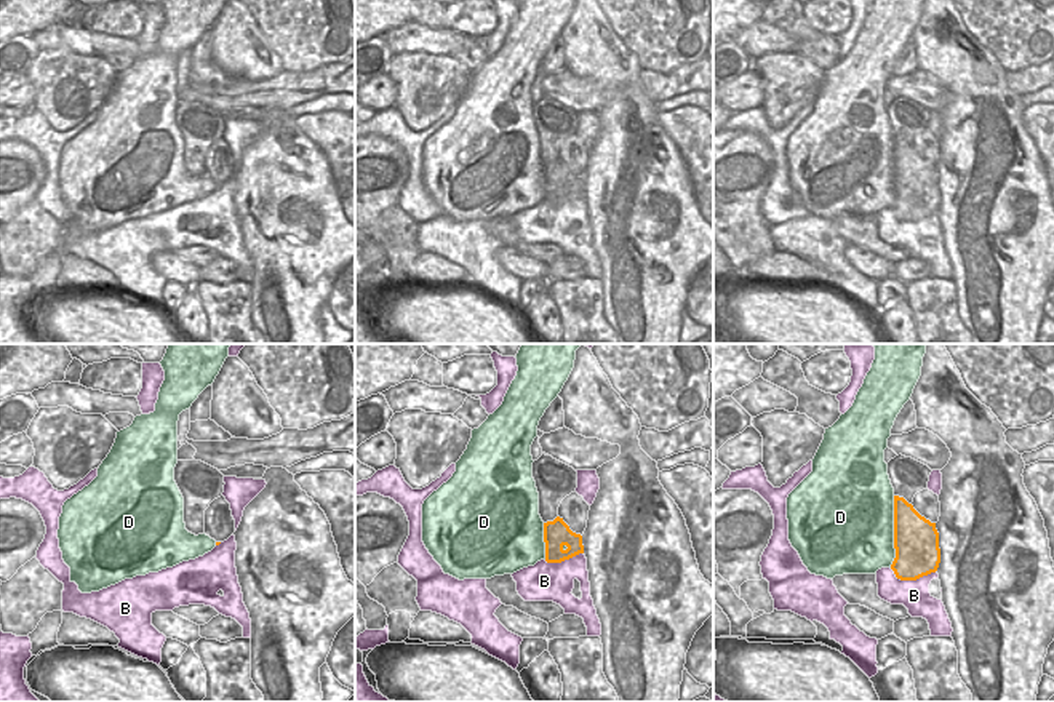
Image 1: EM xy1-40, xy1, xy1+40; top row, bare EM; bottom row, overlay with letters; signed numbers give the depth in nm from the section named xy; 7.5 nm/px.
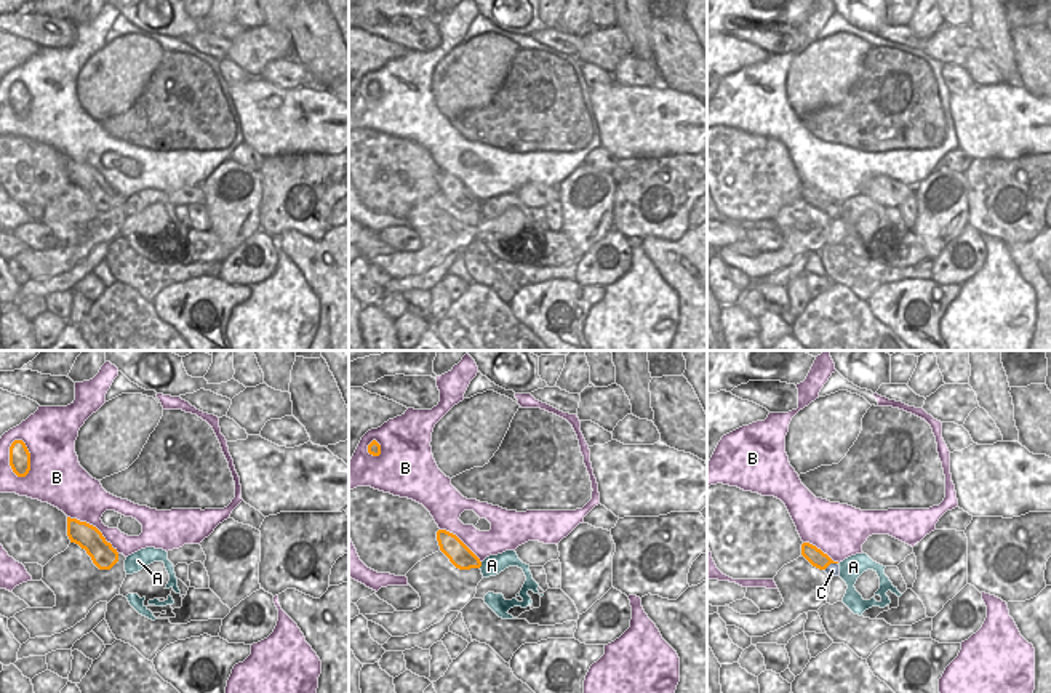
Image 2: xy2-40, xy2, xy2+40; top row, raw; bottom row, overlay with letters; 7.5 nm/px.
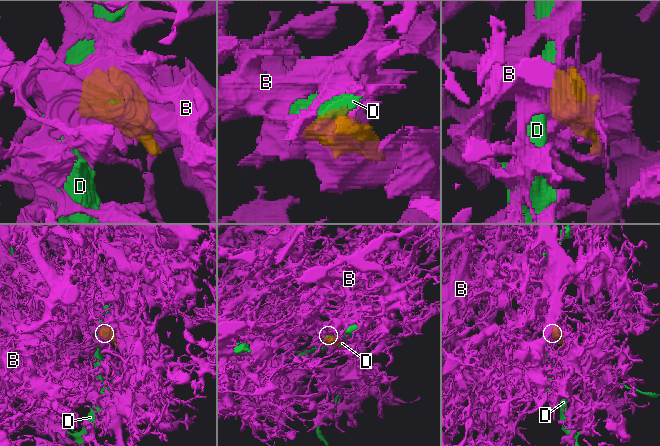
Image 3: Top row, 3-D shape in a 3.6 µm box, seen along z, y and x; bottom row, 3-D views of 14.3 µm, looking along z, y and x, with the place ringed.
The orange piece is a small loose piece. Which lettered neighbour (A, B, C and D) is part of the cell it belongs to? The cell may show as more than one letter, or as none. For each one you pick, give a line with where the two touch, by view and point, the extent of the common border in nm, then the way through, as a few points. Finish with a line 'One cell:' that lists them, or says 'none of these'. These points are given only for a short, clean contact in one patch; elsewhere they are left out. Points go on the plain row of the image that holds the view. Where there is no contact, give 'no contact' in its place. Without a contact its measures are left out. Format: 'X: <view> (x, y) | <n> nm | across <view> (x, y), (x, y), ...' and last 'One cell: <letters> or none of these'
C: xy2+40 (831, 204) | 130 nm | across xy2+40 (816, 199), (831, 204), (832, 212)
One cell: C

